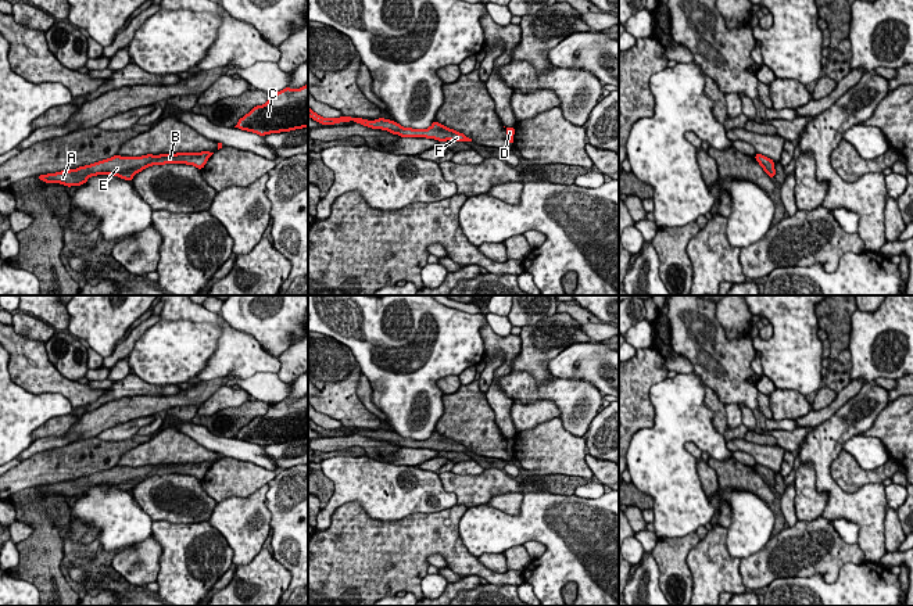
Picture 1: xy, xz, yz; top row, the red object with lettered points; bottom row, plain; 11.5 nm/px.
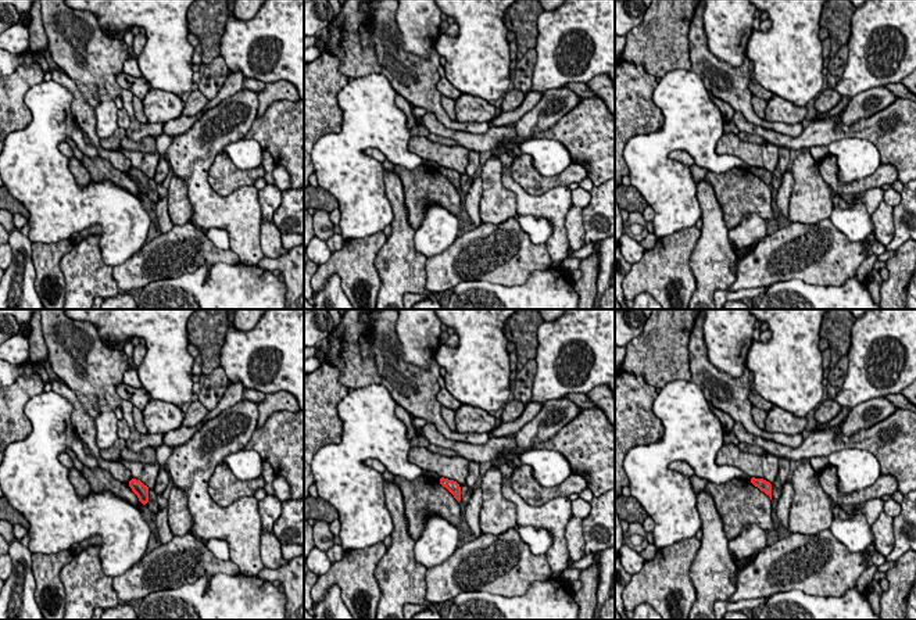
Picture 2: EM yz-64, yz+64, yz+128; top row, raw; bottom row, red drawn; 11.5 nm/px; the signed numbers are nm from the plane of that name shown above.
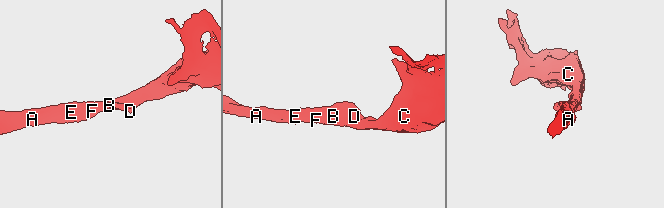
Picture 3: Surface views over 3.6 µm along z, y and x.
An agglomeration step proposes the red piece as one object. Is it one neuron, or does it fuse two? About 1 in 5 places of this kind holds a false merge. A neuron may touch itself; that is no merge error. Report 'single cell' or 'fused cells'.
single cell

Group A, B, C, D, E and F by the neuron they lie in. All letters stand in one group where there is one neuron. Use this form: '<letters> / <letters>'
A B C D E F

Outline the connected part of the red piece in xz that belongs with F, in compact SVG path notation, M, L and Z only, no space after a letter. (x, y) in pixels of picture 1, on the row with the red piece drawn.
M308 107L308 116L322 125L334 125L334 123L340 123L340 122L354 121L355 123L361 123L361 125L372 128L372 129L387 130L393 135L398 135L401 137L426 137L426 139L434 139L438 141L447 141L447 140L463 141L463 143L472 141L472 139L466 137L463 133L450 129L450 128L438 123L437 121L434 121L432 123L432 126L427 129L412 129L412 128L404 128L400 123L390 121L390 119L384 119L384 118L379 118L375 121L344 116L344 115L340 118L323 118L323 116L318 115L316 112L314 112L309 107Z

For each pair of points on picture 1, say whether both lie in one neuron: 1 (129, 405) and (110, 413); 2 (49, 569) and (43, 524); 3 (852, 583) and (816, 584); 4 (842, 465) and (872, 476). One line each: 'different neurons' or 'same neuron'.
1: same neuron
2: same neuron
3: same neuron
4: same neuron

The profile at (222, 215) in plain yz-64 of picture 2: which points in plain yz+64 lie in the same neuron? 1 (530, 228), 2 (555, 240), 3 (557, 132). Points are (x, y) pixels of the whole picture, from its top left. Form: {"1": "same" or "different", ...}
{"1": "different", "2": "same", "3": "different"}

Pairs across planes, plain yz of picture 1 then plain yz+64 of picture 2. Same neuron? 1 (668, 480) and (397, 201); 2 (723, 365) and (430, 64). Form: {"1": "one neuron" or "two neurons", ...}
{"1": "two neurons", "2": "one neuron"}

